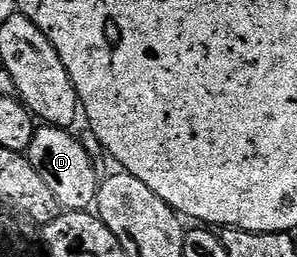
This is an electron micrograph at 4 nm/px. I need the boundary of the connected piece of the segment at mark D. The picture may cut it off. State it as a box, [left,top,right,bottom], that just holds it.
[27,126,98,211]

